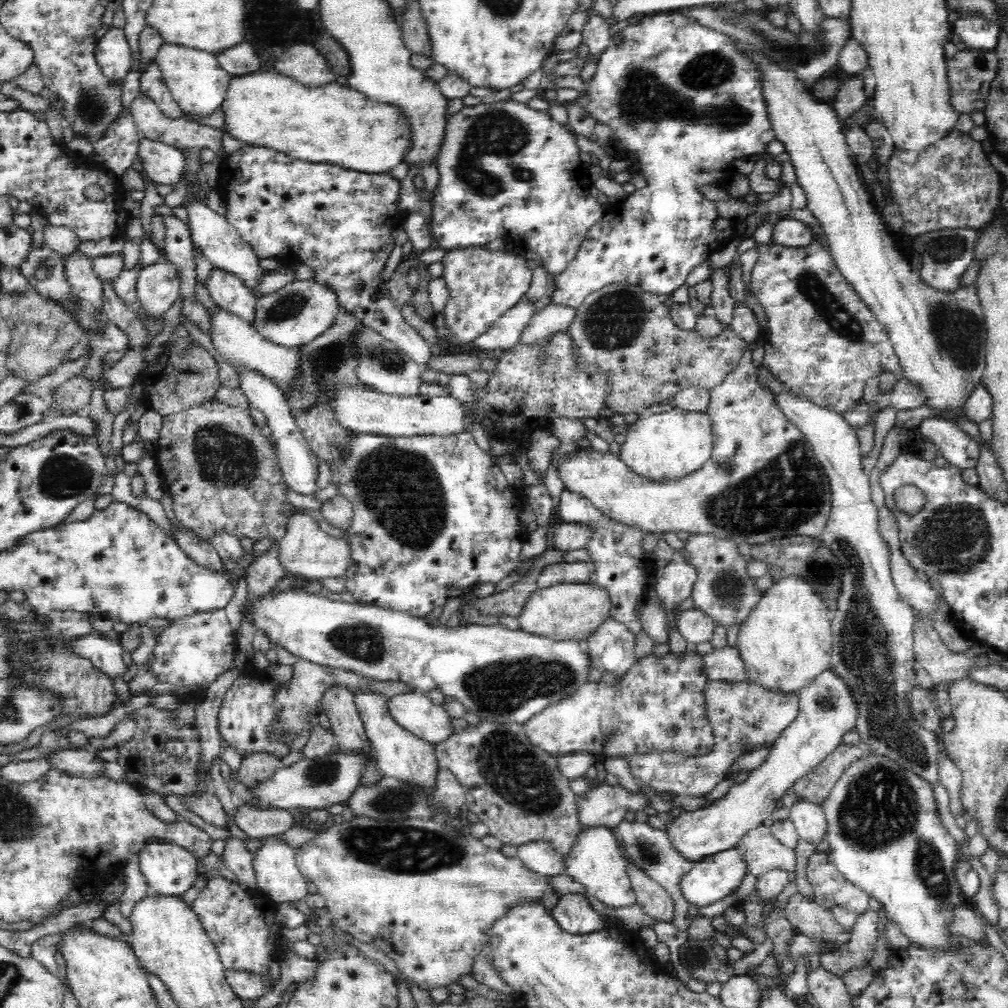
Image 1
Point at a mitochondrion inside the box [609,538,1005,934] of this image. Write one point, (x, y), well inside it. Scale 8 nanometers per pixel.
(881, 807)

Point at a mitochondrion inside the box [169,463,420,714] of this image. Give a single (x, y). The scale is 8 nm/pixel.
(361, 642)

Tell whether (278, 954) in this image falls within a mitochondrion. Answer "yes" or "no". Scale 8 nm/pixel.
no

